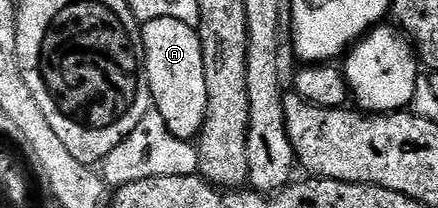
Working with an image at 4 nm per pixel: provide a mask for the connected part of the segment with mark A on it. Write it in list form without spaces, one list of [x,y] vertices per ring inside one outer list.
[[[171,18],[143,22],[140,26],[140,54],[144,59],[144,77],[157,117],[162,119],[172,136],[187,140],[197,139],[204,124],[208,96],[208,84],[204,84],[204,56],[197,29]]]

